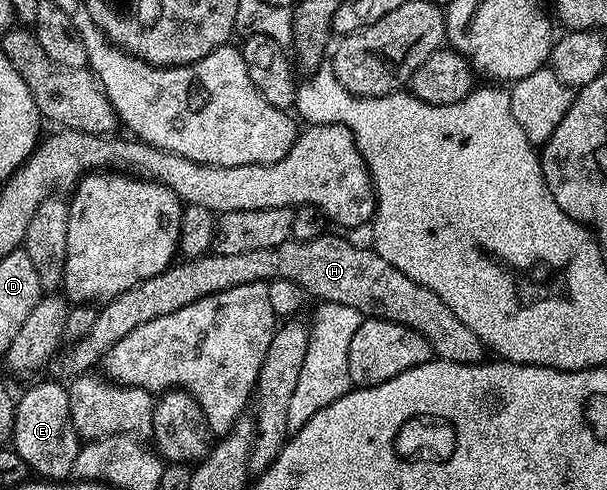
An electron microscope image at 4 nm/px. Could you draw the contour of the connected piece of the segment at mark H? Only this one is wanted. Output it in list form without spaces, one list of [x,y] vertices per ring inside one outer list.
[[[322,234],[313,240],[290,238],[274,248],[247,250],[247,254],[219,254],[210,251],[203,256],[182,259],[182,264],[174,263],[155,274],[155,278],[147,278],[131,286],[131,290],[123,290],[123,294],[104,301],[88,334],[72,341],[68,345],[69,349],[66,347],[56,357],[56,375],[65,382],[72,381],[74,376],[86,375],[92,369],[89,367],[92,364],[94,367],[107,350],[119,342],[119,338],[131,334],[131,330],[135,330],[135,326],[143,326],[143,322],[155,322],[155,318],[163,318],[163,314],[175,314],[175,310],[183,310],[183,306],[191,306],[191,302],[199,298],[207,298],[247,282],[271,280],[295,282],[295,286],[305,291],[306,297],[313,299],[314,296],[314,301],[351,306],[359,310],[362,317],[407,326],[427,341],[432,355],[438,360],[460,364],[482,363],[481,339],[467,330],[467,326],[463,326],[455,314],[451,314],[451,310],[437,294],[431,294],[431,290],[407,278],[407,274],[395,270],[395,266],[391,266],[391,262],[386,262],[384,258],[379,258],[372,247],[360,248],[341,236],[329,235]]]

